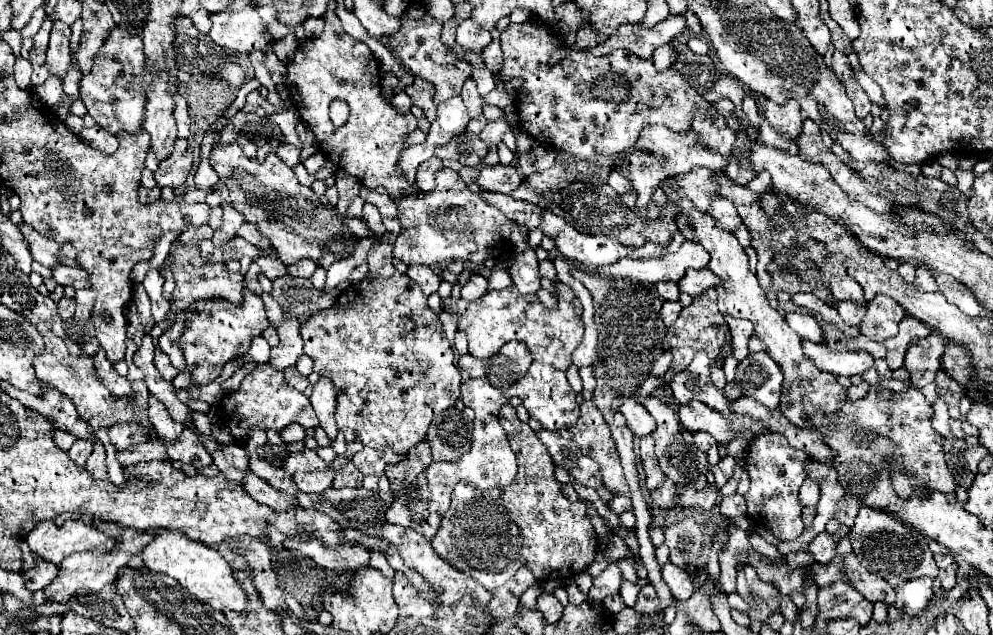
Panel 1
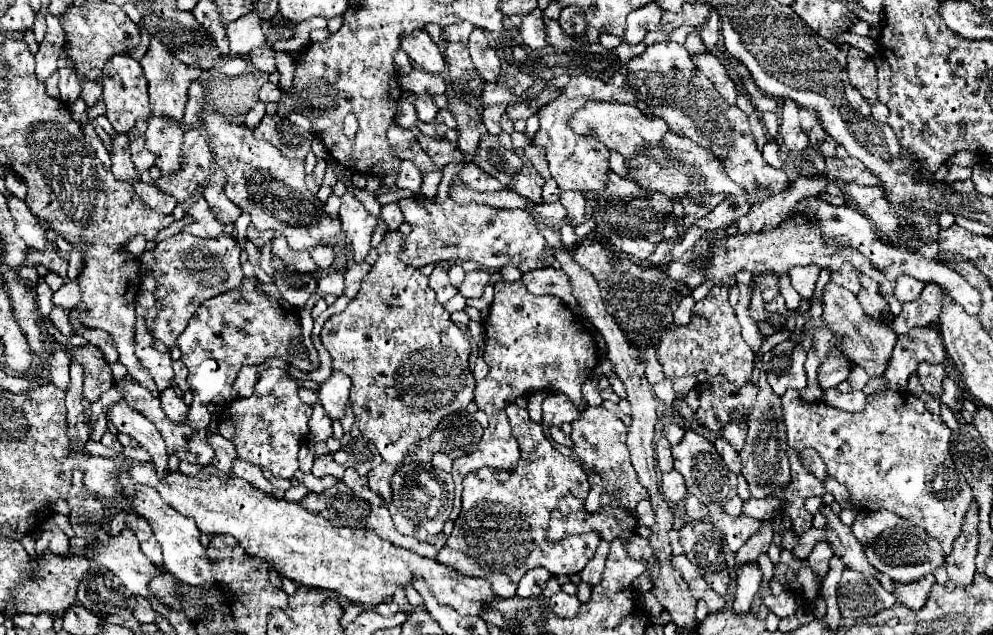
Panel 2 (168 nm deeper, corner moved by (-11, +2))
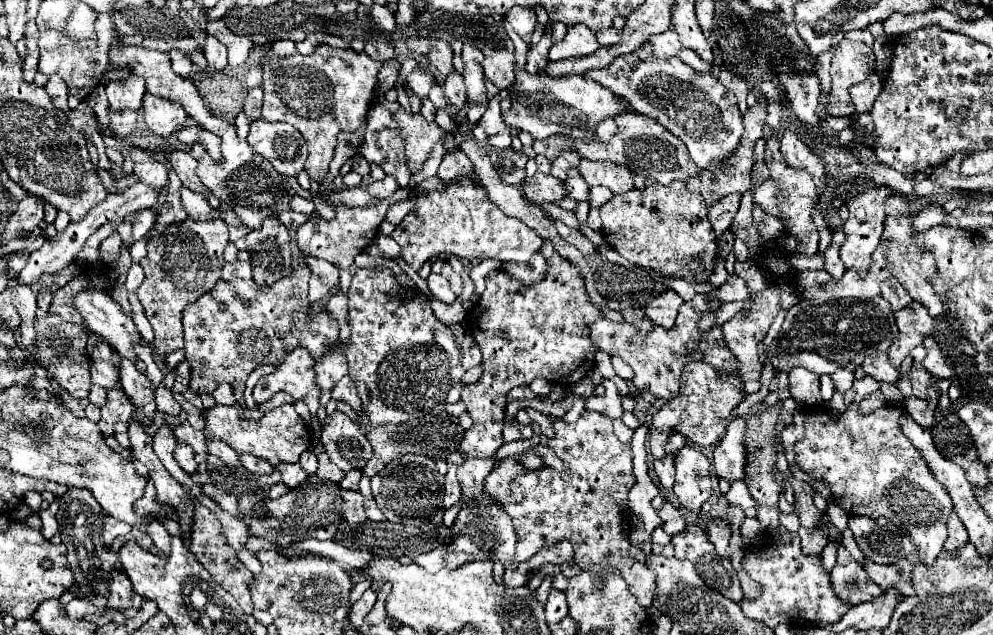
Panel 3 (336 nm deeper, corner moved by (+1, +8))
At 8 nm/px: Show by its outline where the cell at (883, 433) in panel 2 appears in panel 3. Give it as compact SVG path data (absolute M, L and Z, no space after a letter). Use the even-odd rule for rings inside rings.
M886 405L868 415L862 415L860 409L848 407L844 413L828 413L822 409L818 413L806 411L806 435L798 443L798 467L814 479L826 481L830 485L834 503L840 505L848 515L866 515L866 517L886 517L894 525L902 527L912 541L918 545L918 557L922 563L930 565L942 551L946 541L946 519L952 511L952 501L946 489L934 481L934 473L926 465L926 459L910 445L910 439L902 433L898 419L902 417L902 407Z

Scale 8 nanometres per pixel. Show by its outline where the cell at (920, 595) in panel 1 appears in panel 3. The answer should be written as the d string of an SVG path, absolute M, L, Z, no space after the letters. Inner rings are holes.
M906 559L898 560L894 565L876 565L872 561L866 561L866 573L868 577L878 583L882 589L896 587L902 595L913 596L915 591L911 583L913 565Z

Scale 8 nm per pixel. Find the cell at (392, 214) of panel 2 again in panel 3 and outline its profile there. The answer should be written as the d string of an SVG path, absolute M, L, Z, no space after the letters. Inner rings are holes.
M412 198L410 201L398 201L398 203L390 205L390 209L388 209L388 213L386 213L386 221L398 225L398 223L404 219L404 215L410 211L410 207L412 207L414 203L415 199Z

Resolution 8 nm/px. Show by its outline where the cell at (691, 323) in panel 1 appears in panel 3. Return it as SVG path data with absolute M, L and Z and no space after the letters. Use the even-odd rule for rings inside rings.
M698 293L694 299L684 301L672 329L662 329L662 327L654 325L650 333L642 333L642 331L630 327L628 335L624 333L622 337L618 337L618 335L614 335L614 323L610 319L602 319L602 321L596 321L594 325L590 325L590 339L596 341L600 351L606 351L608 355L618 355L632 367L632 371L634 371L632 383L640 391L648 389L658 399L670 401L678 395L680 373L682 373L684 363L706 361L708 365L716 367L716 369L726 369L726 373L730 373L730 369L734 369L736 359L724 343L722 329L718 325L712 325L708 331L700 331L700 325L698 325L706 313L716 311L720 305L722 303L714 301L714 297L710 297L708 293Z

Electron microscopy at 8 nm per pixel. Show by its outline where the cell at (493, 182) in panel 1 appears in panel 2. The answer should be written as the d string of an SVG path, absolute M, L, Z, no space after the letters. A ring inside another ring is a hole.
M524 163L522 171L514 177L512 187L512 191L516 191L520 197L526 197L532 203L542 203L544 177L530 163Z

